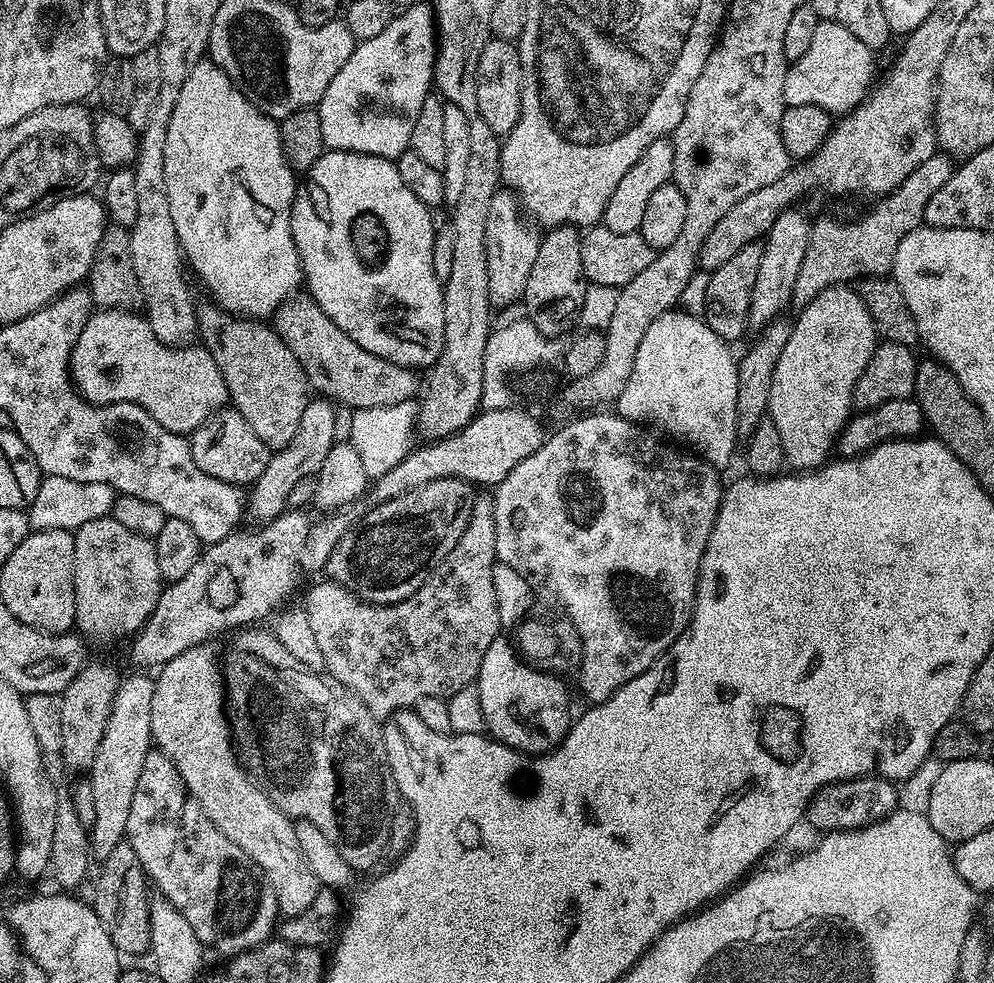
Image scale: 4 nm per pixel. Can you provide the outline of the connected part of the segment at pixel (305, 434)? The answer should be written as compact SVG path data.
M328 398L309 399L306 410L302 410L302 422L298 422L298 431L284 448L273 451L266 462L266 470L262 478L251 485L246 496L246 512L256 522L267 522L280 516L288 508L290 490L302 478L316 476L322 470L322 462L326 462L326 454L330 454L332 445L337 443L335 436L335 416L338 408Z

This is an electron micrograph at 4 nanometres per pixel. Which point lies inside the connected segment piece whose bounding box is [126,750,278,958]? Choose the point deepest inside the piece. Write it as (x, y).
(226, 897)

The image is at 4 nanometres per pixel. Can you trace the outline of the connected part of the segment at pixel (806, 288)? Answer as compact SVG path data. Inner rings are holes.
M937 154L926 158L902 186L898 186L887 196L877 199L876 204L869 210L865 216L860 216L857 220L831 220L830 217L824 216L821 220L818 218L812 220L812 229L810 230L810 246L806 246L806 258L802 258L802 270L798 270L798 282L794 282L794 294L792 295L792 304L797 309L806 307L811 300L818 298L822 290L833 288L835 284L848 284L855 282L862 276L888 276L892 270L894 254L898 254L898 242L906 238L915 228L924 224L924 211L926 202L950 182L954 171L953 157L947 154Z

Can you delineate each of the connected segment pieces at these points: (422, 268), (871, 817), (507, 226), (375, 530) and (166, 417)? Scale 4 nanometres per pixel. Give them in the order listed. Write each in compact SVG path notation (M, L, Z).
M335 150L325 151L312 168L308 169L296 189L296 200L292 204L290 214L290 230L294 234L294 246L300 255L300 266L304 269L303 283L306 285L307 295L312 296L316 305L330 318L330 322L334 322L338 330L350 334L350 338L354 338L354 342L358 342L362 350L370 350L370 354L378 354L378 358L386 358L398 366L406 366L413 370L431 369L442 354L444 345L444 289L442 281L434 274L434 238L437 225L432 224L432 216L430 209L418 202L418 197L411 192L410 186L402 182L402 174L398 174L393 161L381 156L367 156L361 152Z
M859 776L853 780L839 780L819 788L814 798L804 811L804 820L817 828L817 833L849 832L855 828L865 828L879 820L884 820L890 813L897 811L900 792L895 783L881 776Z
M498 190L491 199L489 216L486 217L488 294L497 309L504 308L515 300L517 303L523 297L526 278L530 278L530 269L538 256L541 235L534 226L533 229L525 221L527 219L515 193Z
M451 476L411 488L406 494L398 494L398 498L379 501L334 546L323 567L327 579L377 606L410 598L462 538L476 497L473 485Z
M126 308L93 311L74 342L70 371L76 391L92 404L130 402L142 406L171 432L191 434L229 403L218 362L203 346L163 344L143 315Z

